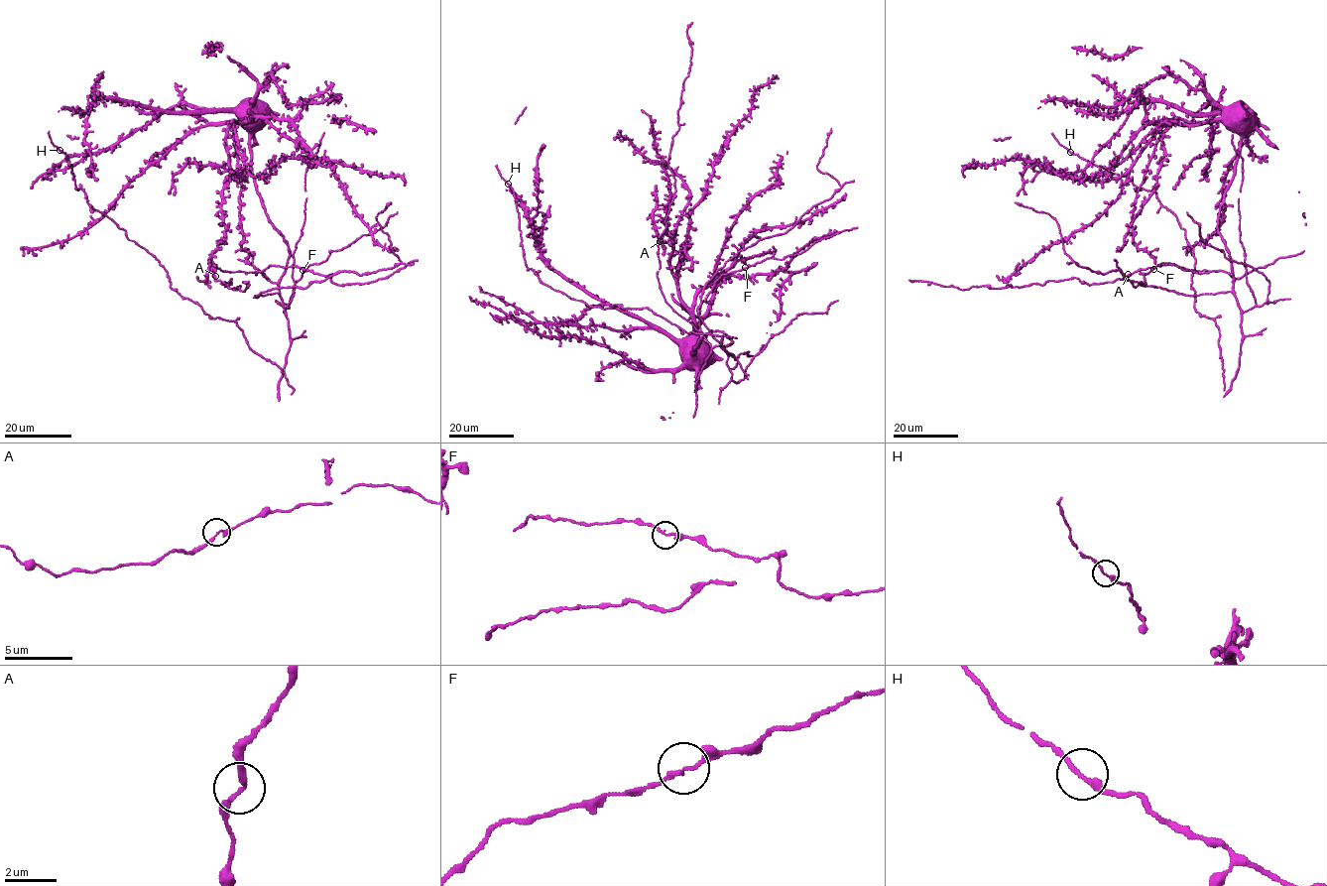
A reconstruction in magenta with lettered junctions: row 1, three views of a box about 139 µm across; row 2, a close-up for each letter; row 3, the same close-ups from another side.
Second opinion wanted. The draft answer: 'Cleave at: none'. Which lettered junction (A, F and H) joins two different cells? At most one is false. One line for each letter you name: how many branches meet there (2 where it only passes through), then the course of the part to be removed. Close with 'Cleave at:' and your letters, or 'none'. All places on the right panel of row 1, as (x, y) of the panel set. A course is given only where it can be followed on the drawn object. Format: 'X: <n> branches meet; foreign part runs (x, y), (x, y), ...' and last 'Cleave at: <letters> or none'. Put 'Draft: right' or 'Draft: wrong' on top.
Draft: right
Cleave at: none

